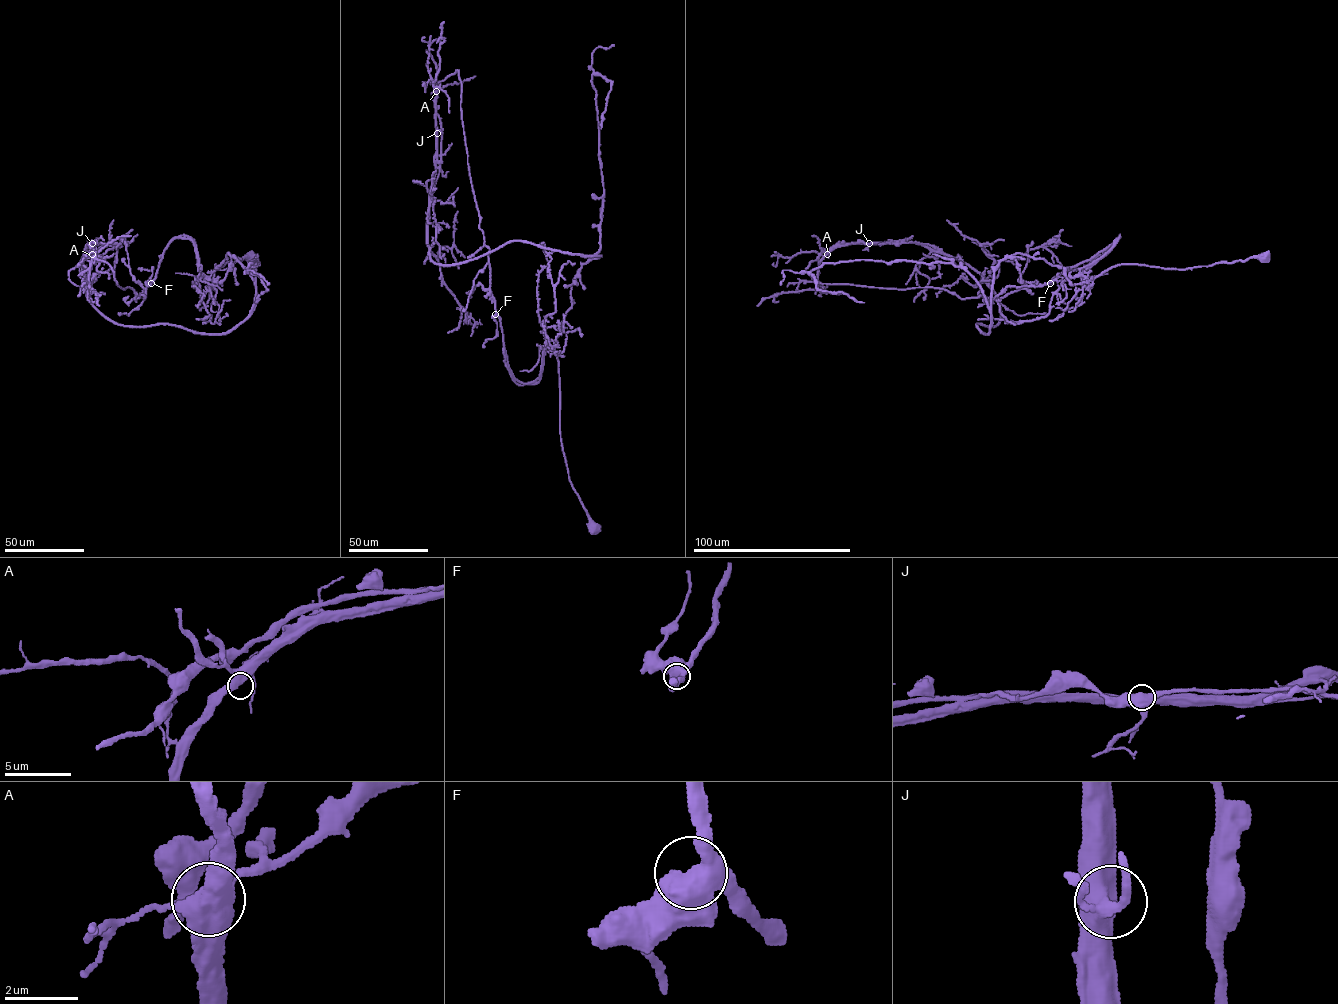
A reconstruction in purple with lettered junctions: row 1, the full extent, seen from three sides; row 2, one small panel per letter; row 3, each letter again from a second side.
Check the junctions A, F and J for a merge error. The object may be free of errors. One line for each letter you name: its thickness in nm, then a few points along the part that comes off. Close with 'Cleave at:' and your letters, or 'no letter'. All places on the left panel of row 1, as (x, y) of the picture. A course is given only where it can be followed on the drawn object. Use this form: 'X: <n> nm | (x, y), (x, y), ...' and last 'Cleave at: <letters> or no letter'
J: 480 nm | (92, 243), (135, 299), (145, 297), (174, 239), (192, 241), (198, 269), (212, 280), (215, 264), (252, 251)
Cleave at: J

